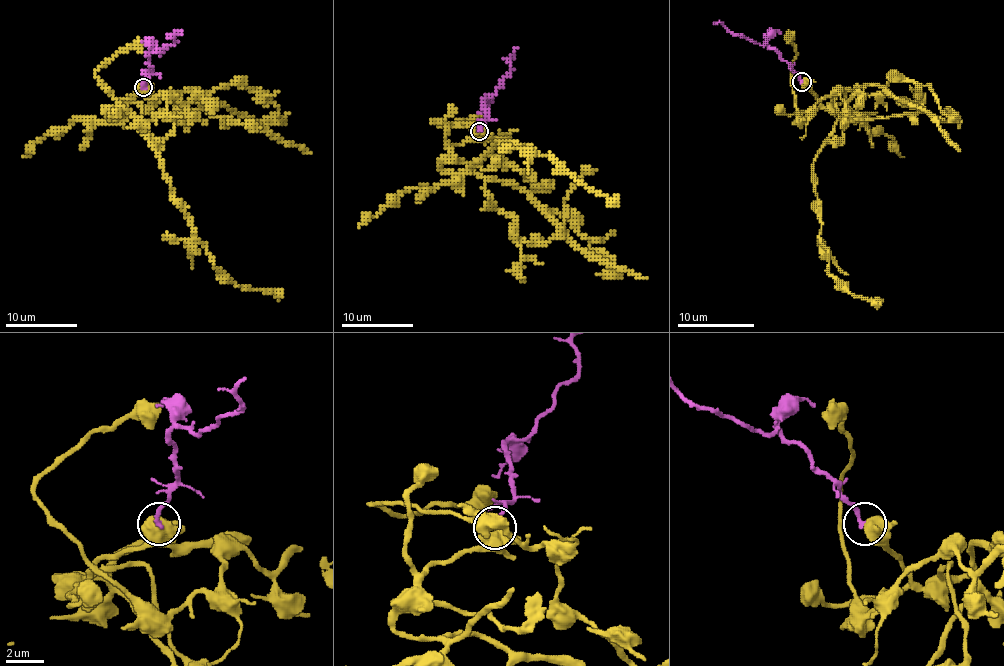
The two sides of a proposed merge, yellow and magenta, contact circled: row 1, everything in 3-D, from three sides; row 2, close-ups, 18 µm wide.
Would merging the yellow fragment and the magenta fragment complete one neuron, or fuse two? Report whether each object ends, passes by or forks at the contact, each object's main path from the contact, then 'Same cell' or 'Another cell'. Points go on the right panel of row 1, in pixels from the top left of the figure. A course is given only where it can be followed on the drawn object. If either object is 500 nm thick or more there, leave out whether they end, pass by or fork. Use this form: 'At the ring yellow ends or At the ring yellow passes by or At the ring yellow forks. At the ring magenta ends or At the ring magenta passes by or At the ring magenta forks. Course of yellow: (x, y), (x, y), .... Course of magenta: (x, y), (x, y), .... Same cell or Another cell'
Course of yellow: (802, 82), (825, 107), (865, 86), (846, 101), (825, 95), (802, 118), (786, 34). Course of magenta: (802, 82), (767, 45), (731, 34), (719, 22), (713, 24). Another cell

